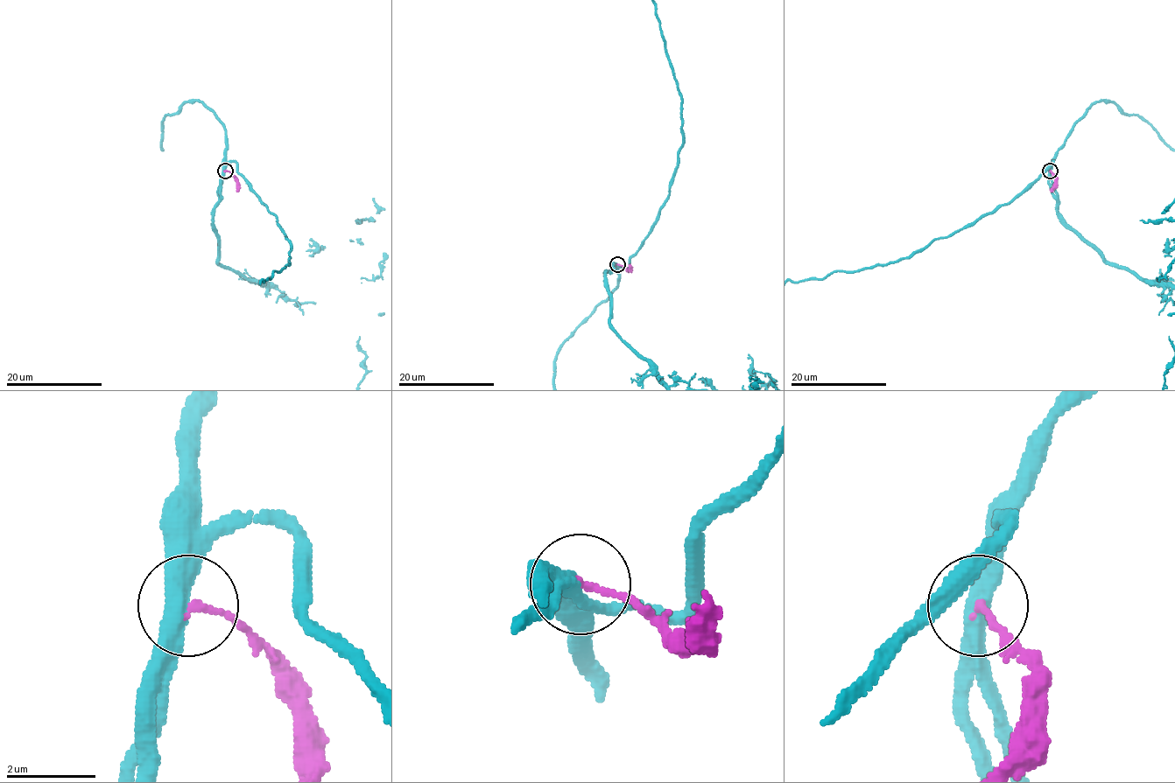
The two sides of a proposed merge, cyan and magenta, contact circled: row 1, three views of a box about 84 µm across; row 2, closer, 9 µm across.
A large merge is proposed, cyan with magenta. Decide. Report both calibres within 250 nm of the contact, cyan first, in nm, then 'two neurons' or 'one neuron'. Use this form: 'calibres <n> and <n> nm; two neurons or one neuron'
calibres 400 and 130 nm; two neurons

